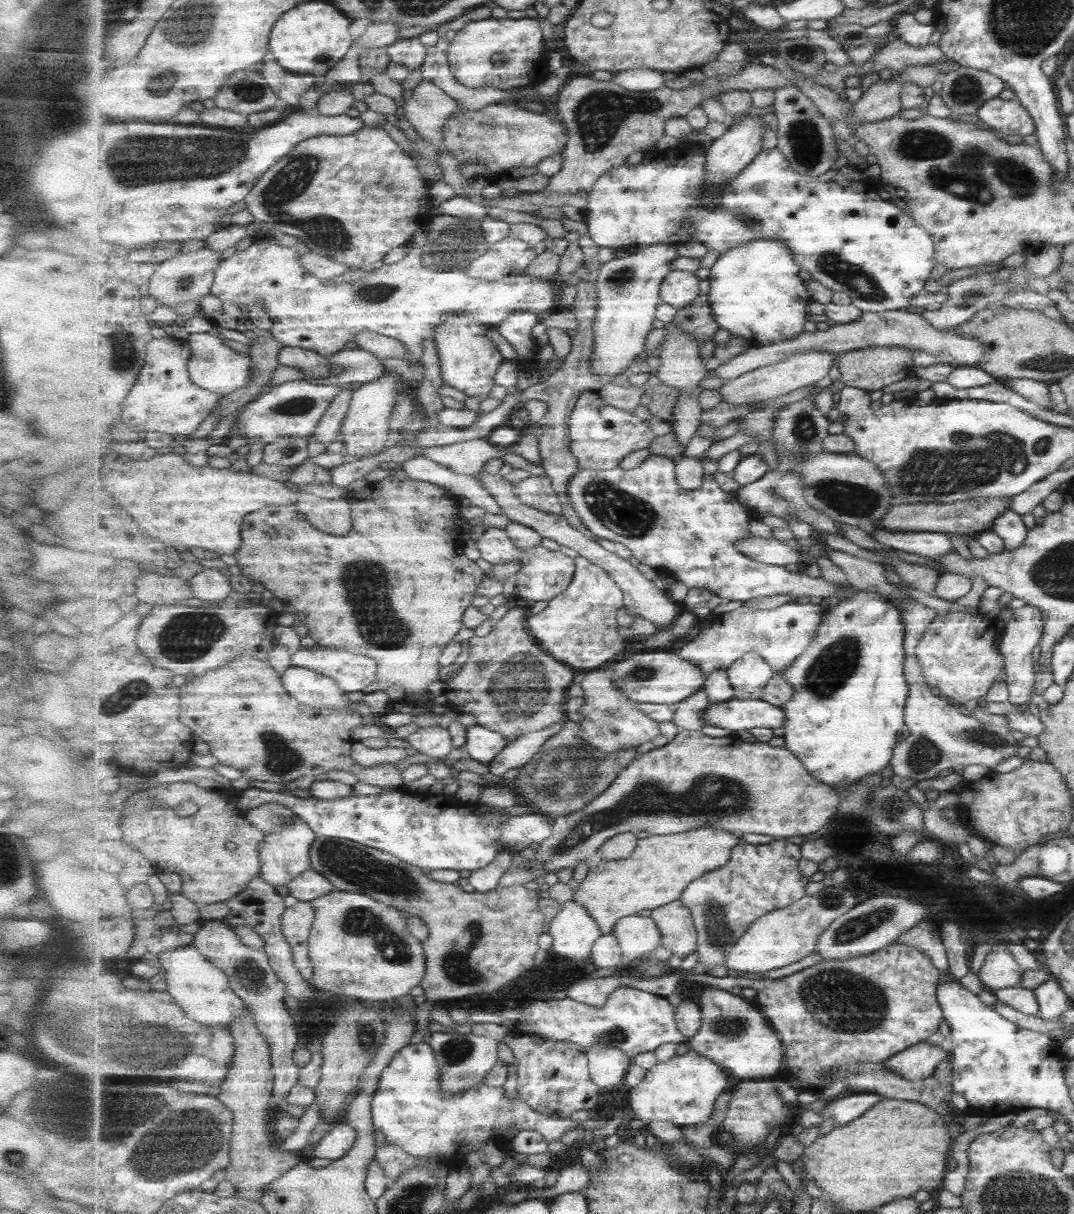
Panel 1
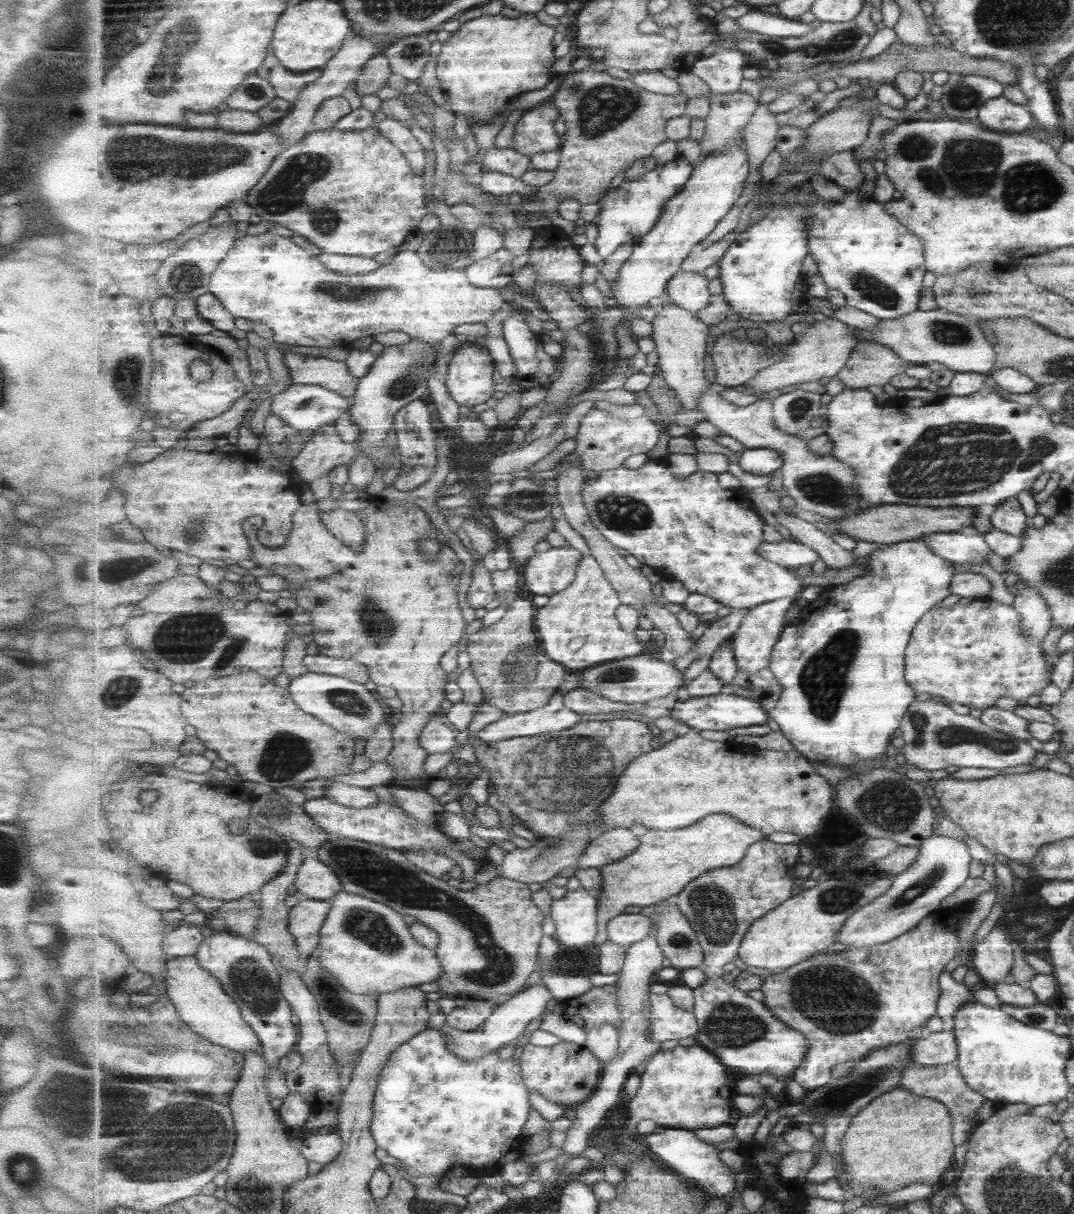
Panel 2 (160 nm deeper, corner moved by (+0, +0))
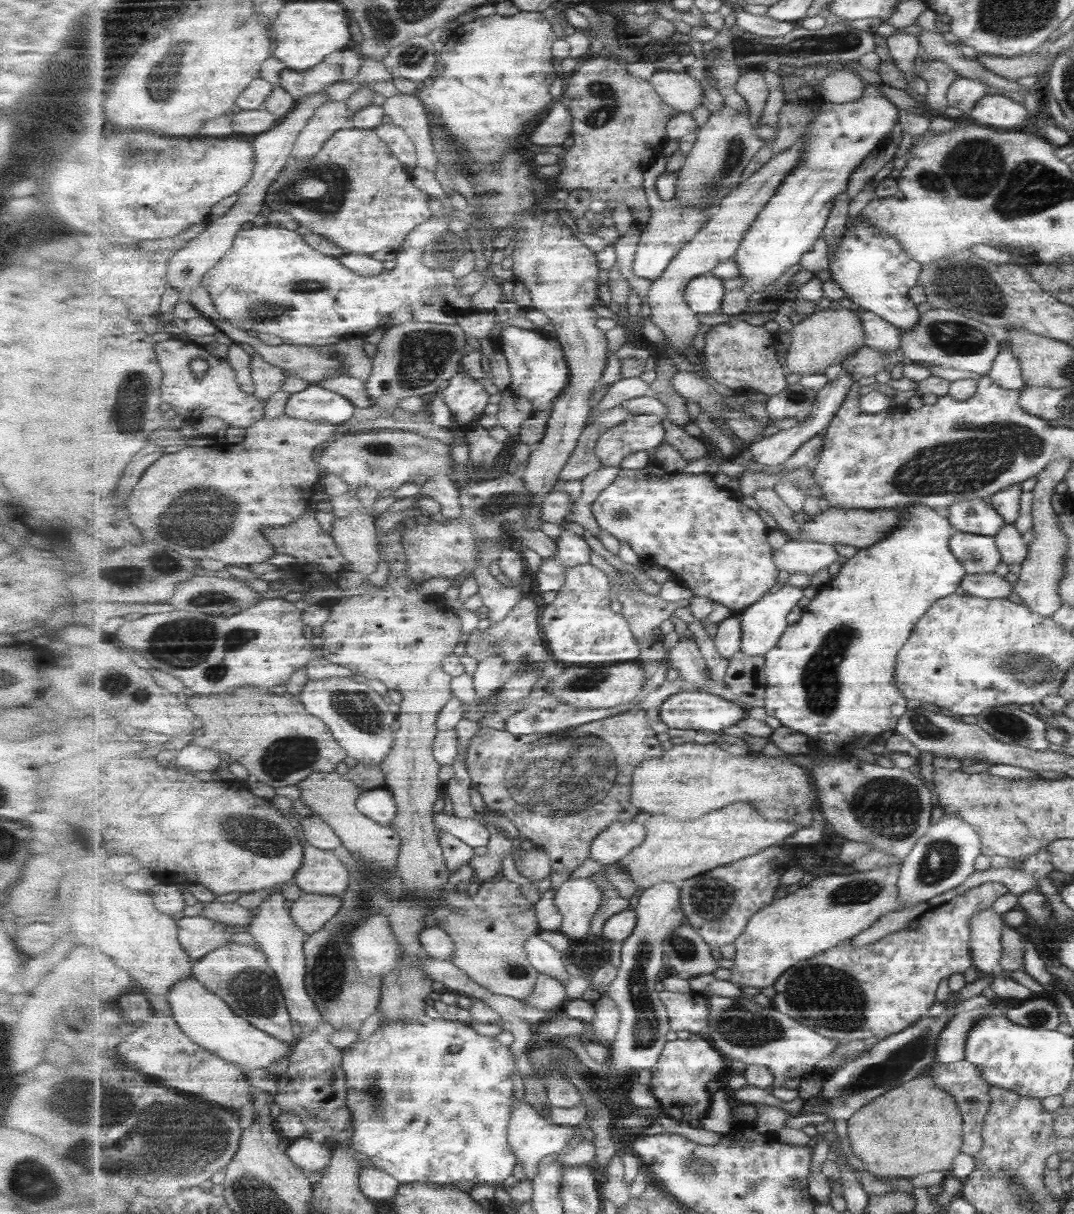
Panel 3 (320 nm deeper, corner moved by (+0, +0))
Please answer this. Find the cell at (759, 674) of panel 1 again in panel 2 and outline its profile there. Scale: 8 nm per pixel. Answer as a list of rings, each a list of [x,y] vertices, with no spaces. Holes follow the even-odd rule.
[[[785,597],[774,600],[772,603],[760,604],[759,607],[748,609],[748,613],[734,634],[733,645],[738,670],[743,670],[747,674],[757,674],[765,668],[770,668],[773,649],[786,627],[785,614],[791,606],[796,604],[796,599],[795,597]]]

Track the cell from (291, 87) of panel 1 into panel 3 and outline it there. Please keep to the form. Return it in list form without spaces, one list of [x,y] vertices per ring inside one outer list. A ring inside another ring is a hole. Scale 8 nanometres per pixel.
[[[323,62],[306,71],[293,71],[289,68],[284,70],[279,87],[283,87],[299,101],[325,91],[327,87],[337,83],[339,78],[341,78],[341,65]]]

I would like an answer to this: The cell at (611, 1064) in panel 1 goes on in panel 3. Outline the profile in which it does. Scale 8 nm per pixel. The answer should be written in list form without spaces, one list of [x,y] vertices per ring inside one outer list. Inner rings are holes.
[[[601,995],[594,1005],[597,1014],[589,1033],[595,1042],[611,1045],[620,1029],[621,1011],[609,995]]]

